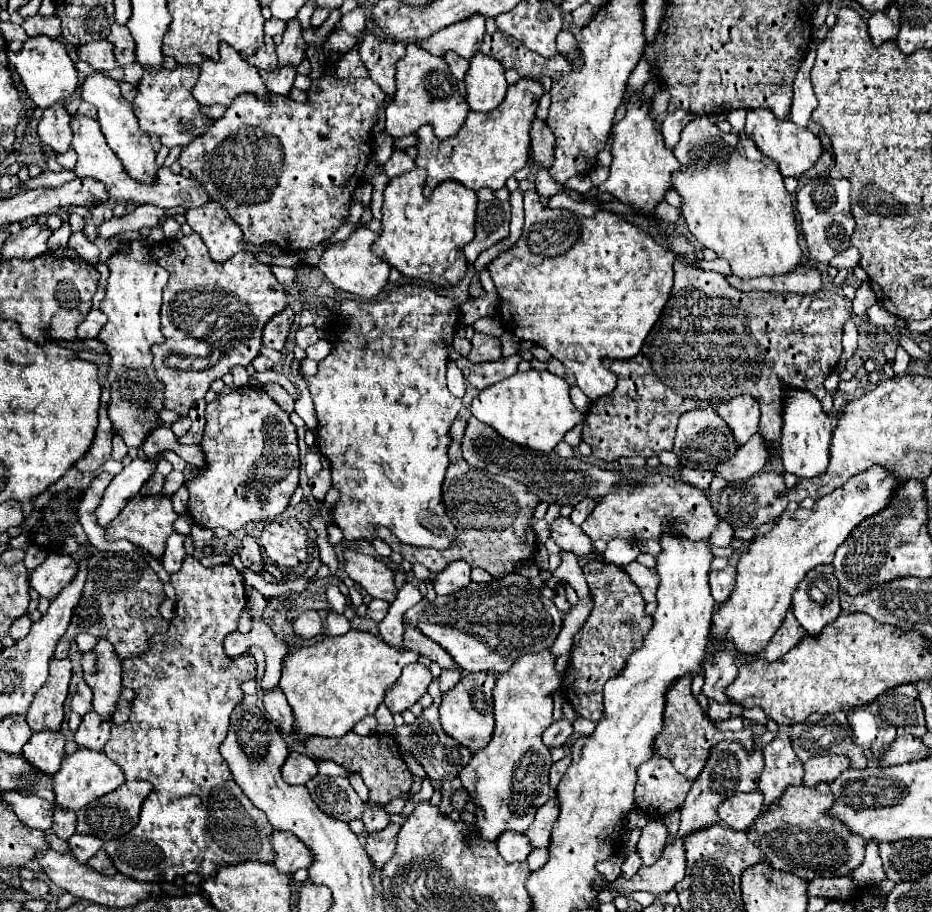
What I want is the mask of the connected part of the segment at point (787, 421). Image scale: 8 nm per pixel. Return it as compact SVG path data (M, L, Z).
M785 391L785 401L783 401L783 437L781 437L781 459L783 459L783 467L787 473L797 475L799 479L811 479L821 475L823 471L827 471L829 465L829 445L831 445L831 419L829 415L823 413L823 407L819 403L819 399L807 391Z

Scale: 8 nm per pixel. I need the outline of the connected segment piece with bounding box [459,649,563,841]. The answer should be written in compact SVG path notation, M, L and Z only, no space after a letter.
M539 651L537 655L523 655L519 657L511 671L499 675L493 687L493 701L495 701L495 733L491 743L473 755L467 767L459 773L463 787L469 791L471 801L475 803L475 825L479 835L487 841L495 841L503 831L525 831L535 817L535 811L551 797L549 787L549 769L551 769L551 755L549 749L543 747L541 735L553 723L553 693L561 689L563 673L555 671L555 655L547 651Z

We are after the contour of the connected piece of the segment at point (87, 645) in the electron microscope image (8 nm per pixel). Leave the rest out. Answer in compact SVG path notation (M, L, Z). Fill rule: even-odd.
M83 633L83 635L77 635L77 637L75 637L75 643L77 643L77 649L79 649L79 653L87 653L87 651L91 651L91 649L95 647L97 639L95 639L93 635L87 635L87 633Z

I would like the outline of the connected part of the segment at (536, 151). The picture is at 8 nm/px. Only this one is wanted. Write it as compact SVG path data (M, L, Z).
M535 117L533 123L531 123L531 151L533 151L535 161L541 167L551 167L551 163L553 163L553 143L555 143L553 131L547 127L545 121Z

